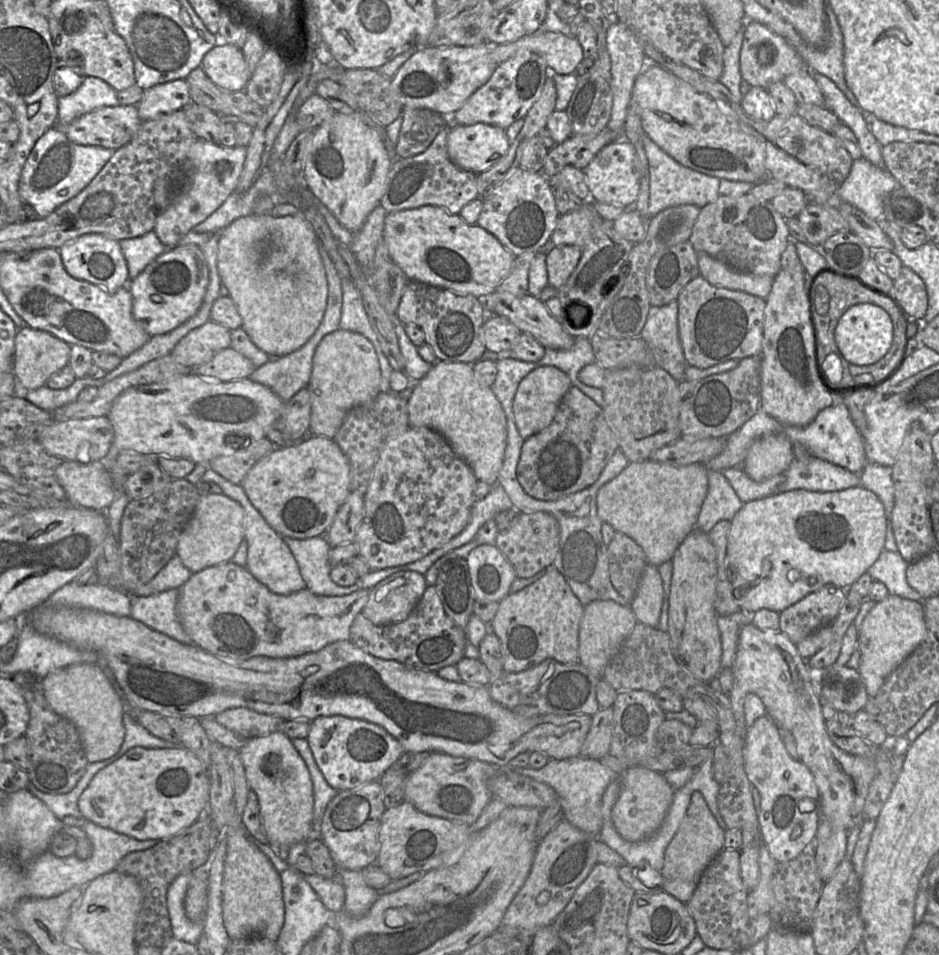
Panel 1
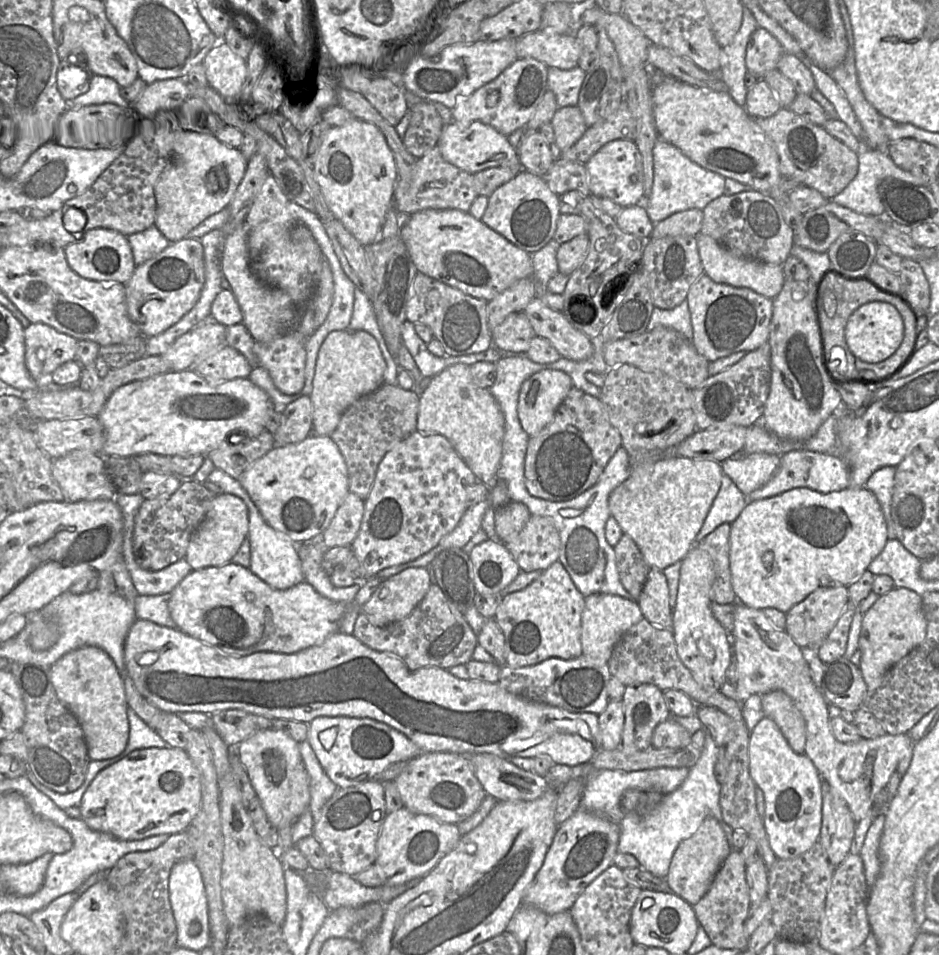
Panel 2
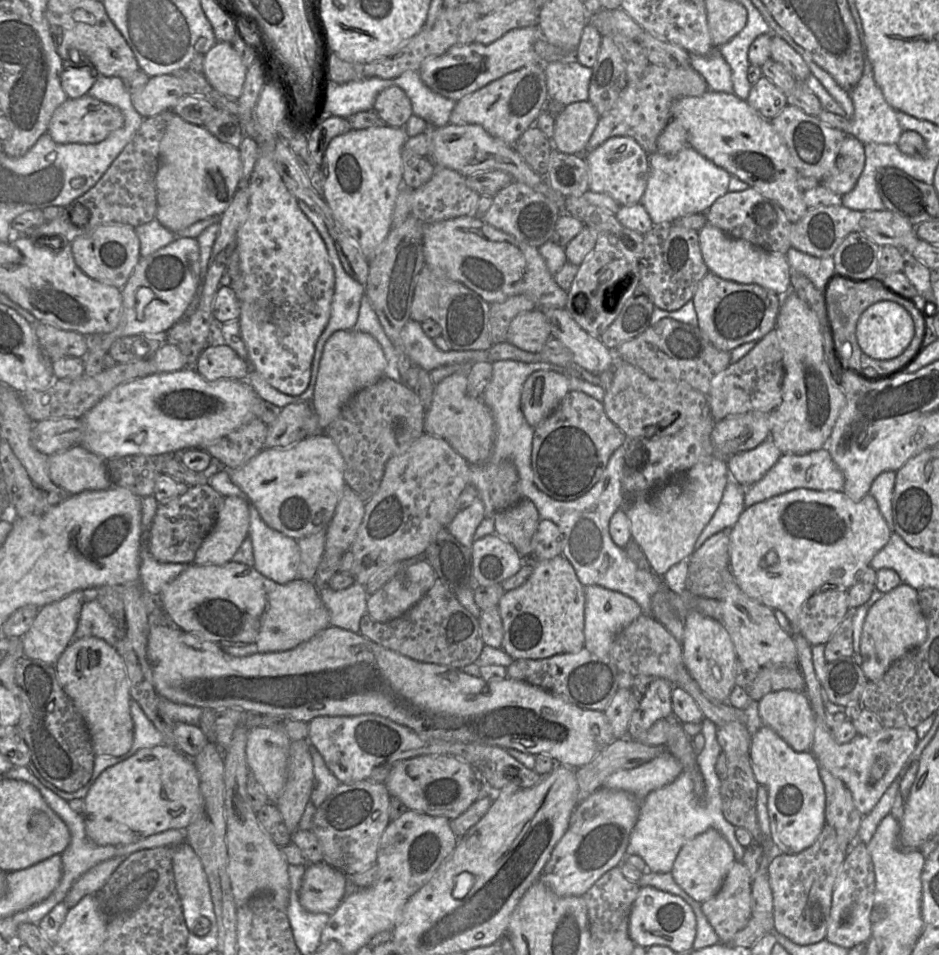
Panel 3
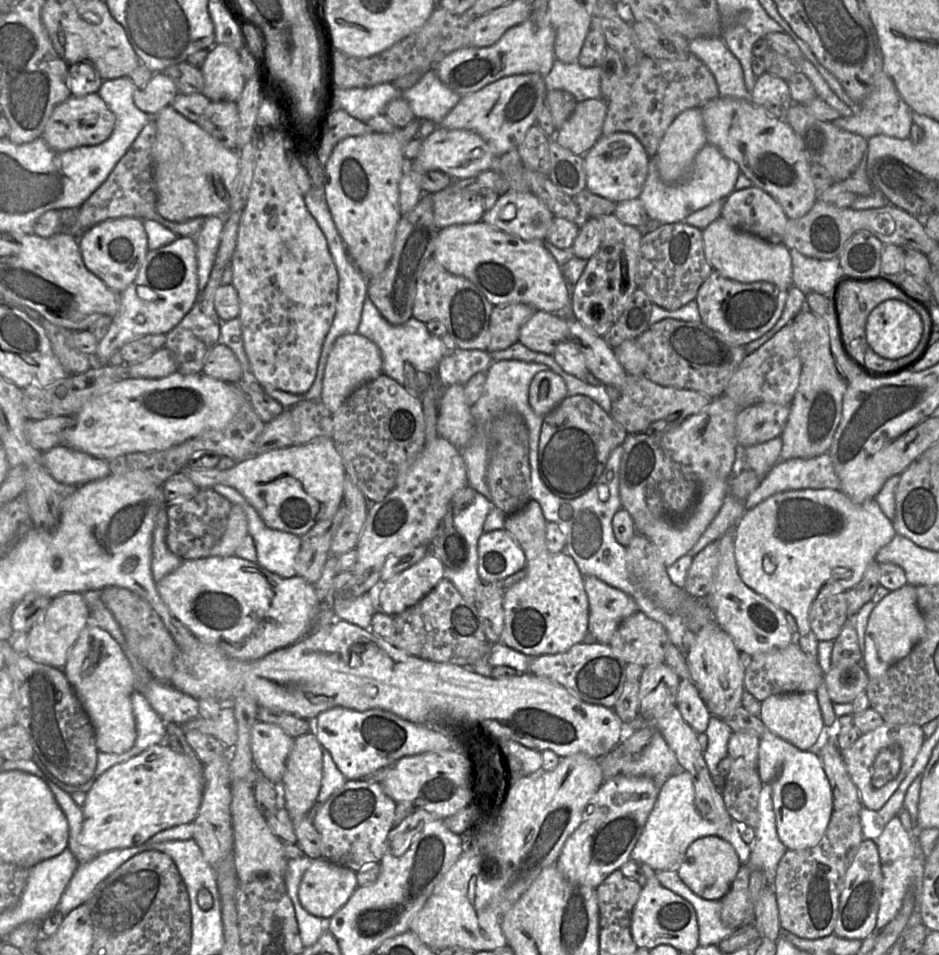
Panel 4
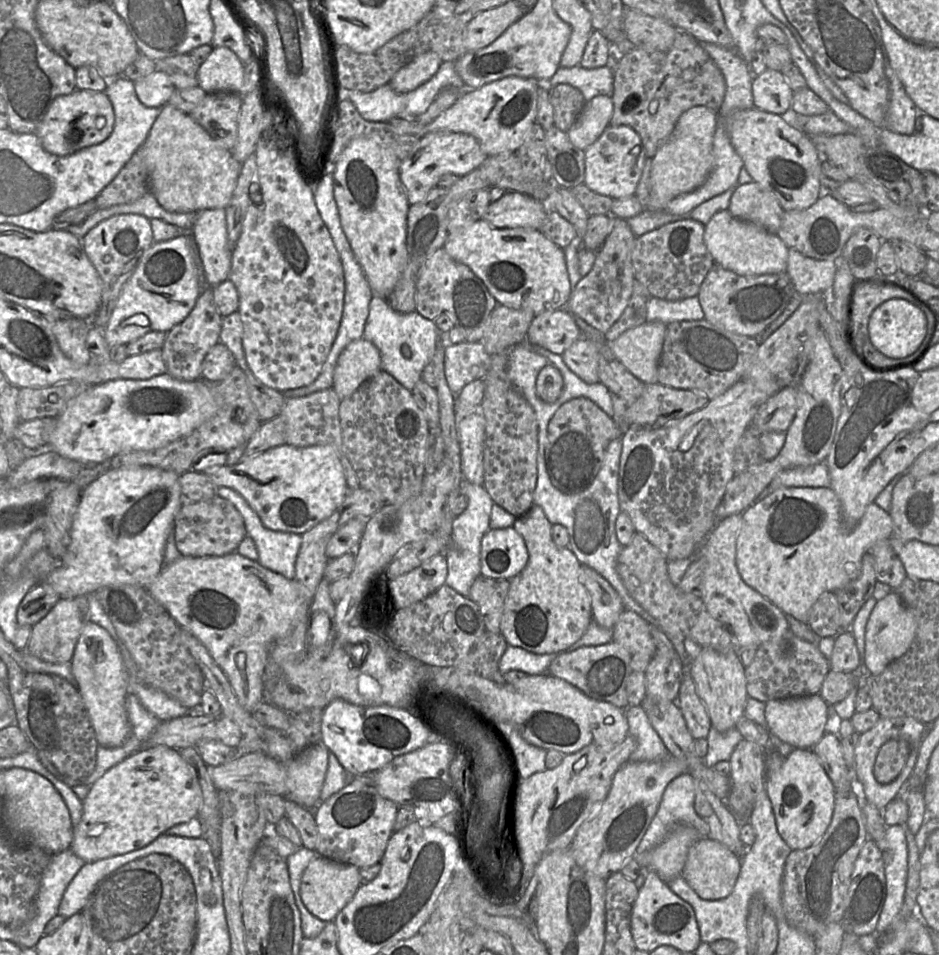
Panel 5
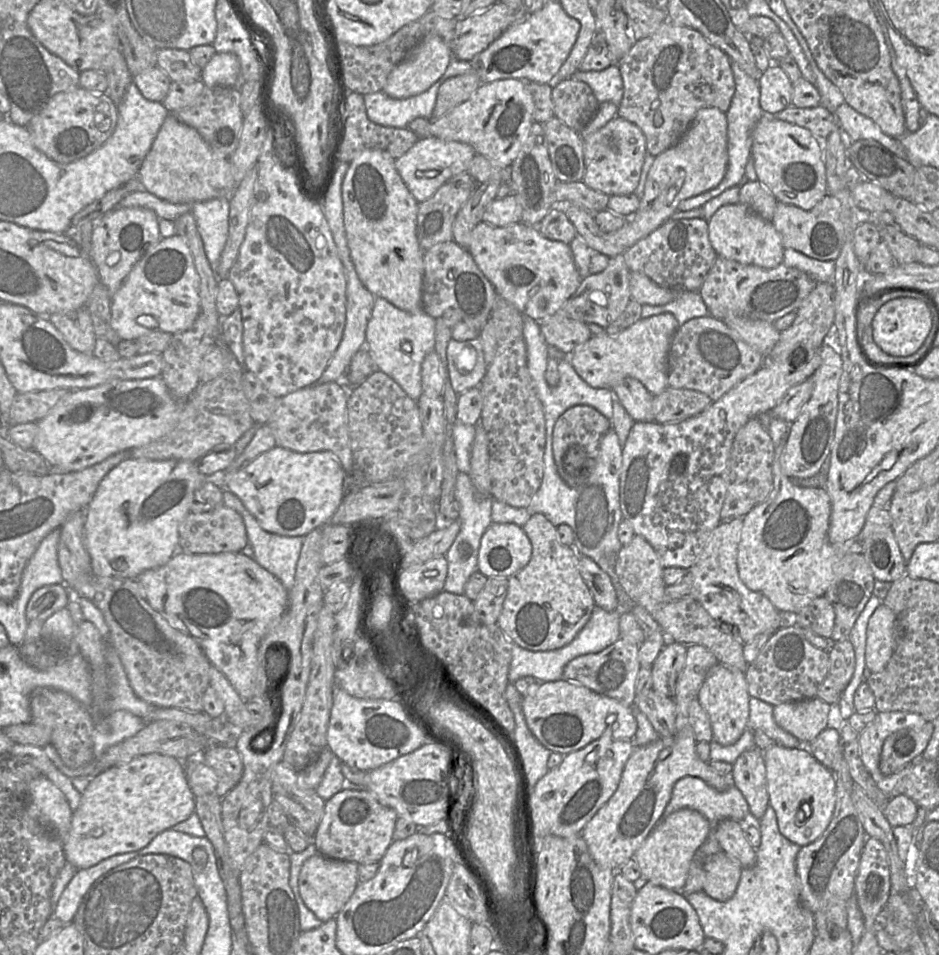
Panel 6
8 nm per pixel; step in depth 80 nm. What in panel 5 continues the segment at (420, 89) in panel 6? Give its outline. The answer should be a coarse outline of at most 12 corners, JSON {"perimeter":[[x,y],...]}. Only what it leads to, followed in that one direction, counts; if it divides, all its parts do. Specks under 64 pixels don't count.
{"perimeter":[[425,52],[402,67],[388,84],[397,93],[427,82],[441,63]]}

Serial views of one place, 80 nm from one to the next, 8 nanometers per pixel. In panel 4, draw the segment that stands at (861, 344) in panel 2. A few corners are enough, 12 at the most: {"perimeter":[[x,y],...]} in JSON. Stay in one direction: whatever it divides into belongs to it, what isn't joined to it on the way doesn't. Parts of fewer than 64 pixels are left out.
{"perimeter":[[885,300],[869,314],[868,348],[899,359],[916,348],[917,308]]}

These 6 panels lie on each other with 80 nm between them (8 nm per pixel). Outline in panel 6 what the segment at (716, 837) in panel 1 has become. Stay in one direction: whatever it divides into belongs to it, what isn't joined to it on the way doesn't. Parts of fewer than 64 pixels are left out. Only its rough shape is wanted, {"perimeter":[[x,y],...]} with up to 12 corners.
{"perimeter":[[724,851],[704,864],[702,892],[731,899],[742,868]]}

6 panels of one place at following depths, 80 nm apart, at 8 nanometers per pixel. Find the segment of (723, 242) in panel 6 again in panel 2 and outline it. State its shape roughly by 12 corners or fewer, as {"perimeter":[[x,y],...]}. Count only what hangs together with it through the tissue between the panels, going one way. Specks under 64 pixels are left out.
{"perimeter":[[700,232],[704,273],[771,299],[785,281],[781,265],[737,255]]}

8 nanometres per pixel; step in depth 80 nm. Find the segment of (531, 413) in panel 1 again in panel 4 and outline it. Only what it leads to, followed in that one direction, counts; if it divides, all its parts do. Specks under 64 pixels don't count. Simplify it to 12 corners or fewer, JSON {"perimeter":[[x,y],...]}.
{"perimeter":[[550,369],[530,383],[528,400],[547,416],[566,397],[564,379]]}

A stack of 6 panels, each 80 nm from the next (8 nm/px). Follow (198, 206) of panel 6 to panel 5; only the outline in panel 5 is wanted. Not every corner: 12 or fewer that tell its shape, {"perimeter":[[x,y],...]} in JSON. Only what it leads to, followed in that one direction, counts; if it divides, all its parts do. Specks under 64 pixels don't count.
{"perimeter":[[225,208],[198,213],[191,237],[201,284],[229,279]]}

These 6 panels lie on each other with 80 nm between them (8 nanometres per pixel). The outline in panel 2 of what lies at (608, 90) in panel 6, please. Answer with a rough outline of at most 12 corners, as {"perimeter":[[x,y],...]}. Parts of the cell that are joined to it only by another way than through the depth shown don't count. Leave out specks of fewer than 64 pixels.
{"perimeter":[[548,67],[557,107],[575,106],[586,72]]}

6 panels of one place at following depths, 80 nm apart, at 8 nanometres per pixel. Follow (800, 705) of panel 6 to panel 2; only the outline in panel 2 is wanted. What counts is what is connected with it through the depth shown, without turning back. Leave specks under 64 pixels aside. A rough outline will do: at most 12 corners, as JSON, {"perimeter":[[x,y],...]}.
{"perimeter":[[762,695],[764,715],[793,751],[803,754],[806,723],[792,699]]}

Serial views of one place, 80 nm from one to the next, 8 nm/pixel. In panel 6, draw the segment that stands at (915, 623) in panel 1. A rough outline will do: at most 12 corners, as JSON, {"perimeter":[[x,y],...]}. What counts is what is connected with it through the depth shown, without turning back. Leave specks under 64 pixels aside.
{"perimeter":[[881,603],[867,626],[866,667],[881,672],[896,650],[894,612]]}

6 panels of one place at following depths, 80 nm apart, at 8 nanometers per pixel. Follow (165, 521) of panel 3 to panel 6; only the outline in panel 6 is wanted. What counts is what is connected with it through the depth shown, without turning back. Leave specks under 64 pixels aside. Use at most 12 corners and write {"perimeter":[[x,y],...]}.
{"perimeter":[[225,505],[190,511],[180,525],[178,551],[241,552],[241,515]]}

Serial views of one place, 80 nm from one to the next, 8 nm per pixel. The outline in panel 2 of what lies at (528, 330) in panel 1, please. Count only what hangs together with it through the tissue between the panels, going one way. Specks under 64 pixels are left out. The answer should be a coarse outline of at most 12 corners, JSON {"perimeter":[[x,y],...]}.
{"perimeter":[[535,296],[523,311],[537,336],[583,361],[593,339]]}

